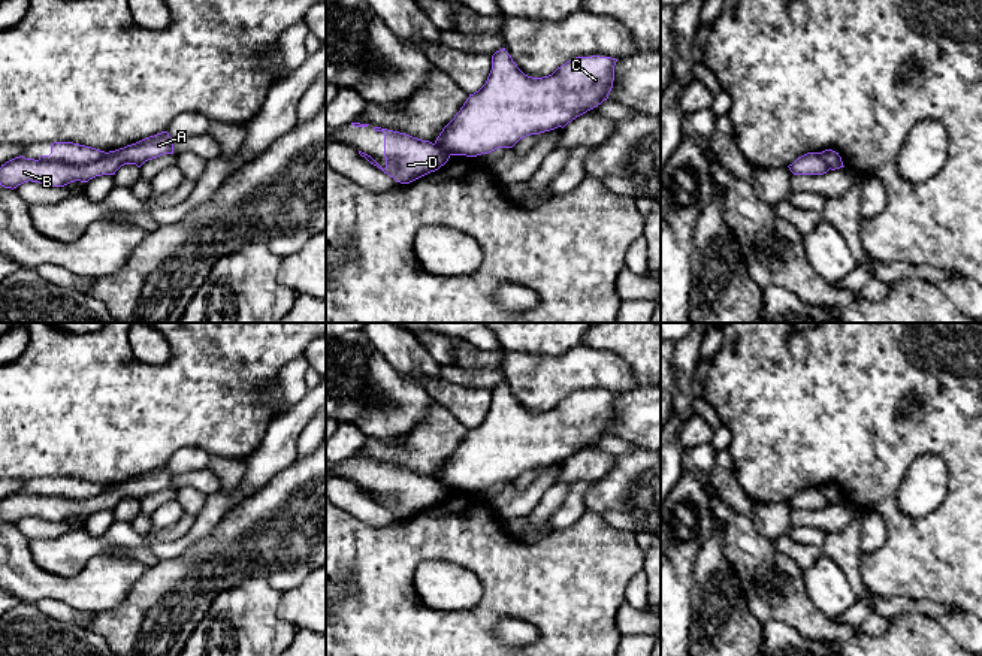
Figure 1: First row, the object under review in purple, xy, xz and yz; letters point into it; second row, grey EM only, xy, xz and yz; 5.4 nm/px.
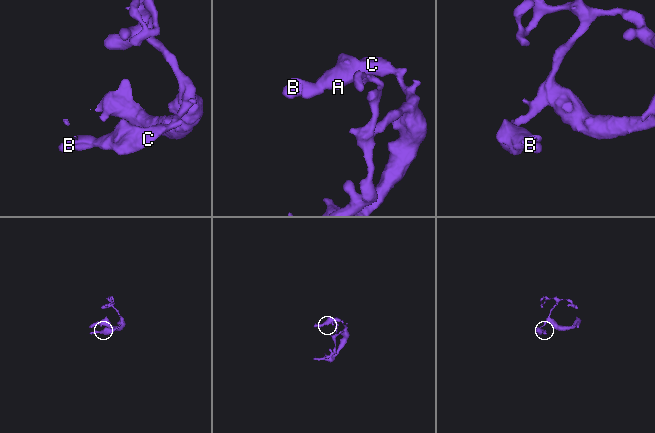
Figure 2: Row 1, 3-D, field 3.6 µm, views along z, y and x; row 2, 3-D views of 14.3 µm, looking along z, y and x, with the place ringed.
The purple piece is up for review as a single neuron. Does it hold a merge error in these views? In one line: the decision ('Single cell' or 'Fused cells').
Fused cells

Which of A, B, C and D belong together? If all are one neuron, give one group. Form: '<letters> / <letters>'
A B C / D

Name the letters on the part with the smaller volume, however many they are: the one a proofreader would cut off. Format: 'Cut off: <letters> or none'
Cut off: D

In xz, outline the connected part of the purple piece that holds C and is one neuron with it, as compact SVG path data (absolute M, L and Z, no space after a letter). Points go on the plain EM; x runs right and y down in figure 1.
M505 383L492 390L486 418L469 429L435 480L450 490L477 492L520 474L565 462L596 442L613 423L616 393L575 392L552 409L525 409Z

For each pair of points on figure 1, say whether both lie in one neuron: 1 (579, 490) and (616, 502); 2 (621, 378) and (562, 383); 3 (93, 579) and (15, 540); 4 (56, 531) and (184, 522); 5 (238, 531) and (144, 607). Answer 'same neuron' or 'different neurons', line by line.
1: different neurons
2: same neuron
3: same neuron
4: different neurons
5: same neuron

